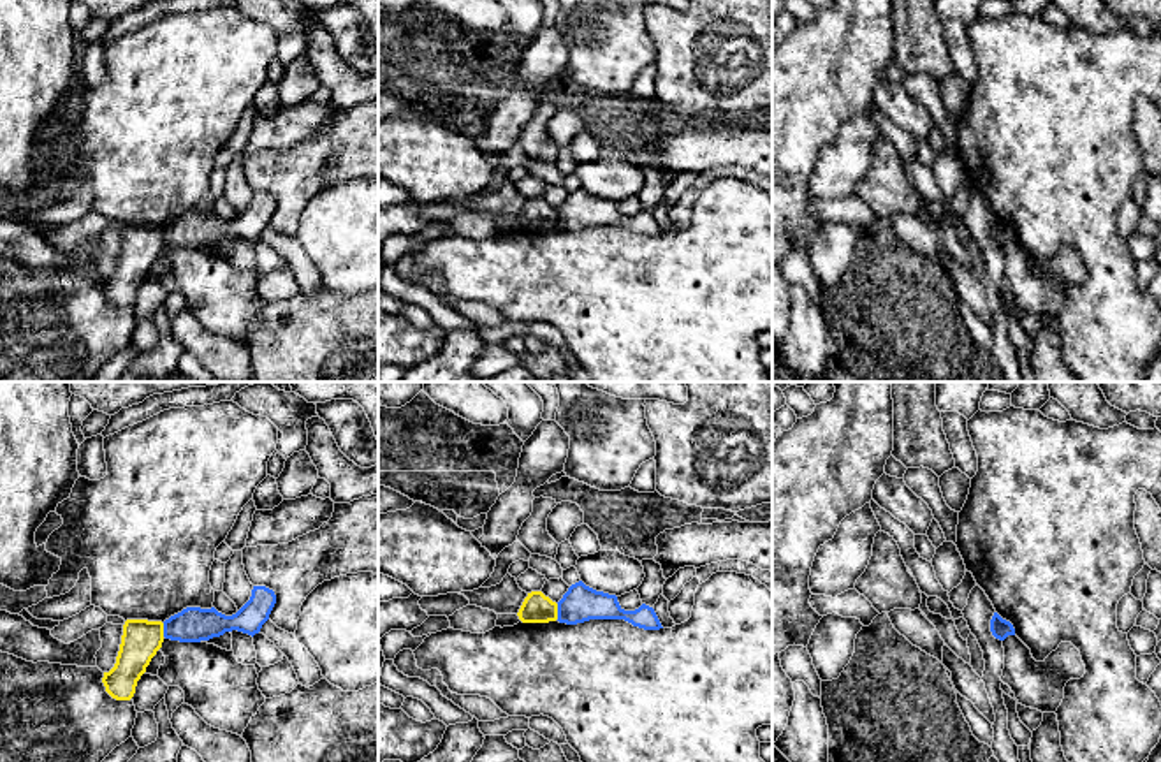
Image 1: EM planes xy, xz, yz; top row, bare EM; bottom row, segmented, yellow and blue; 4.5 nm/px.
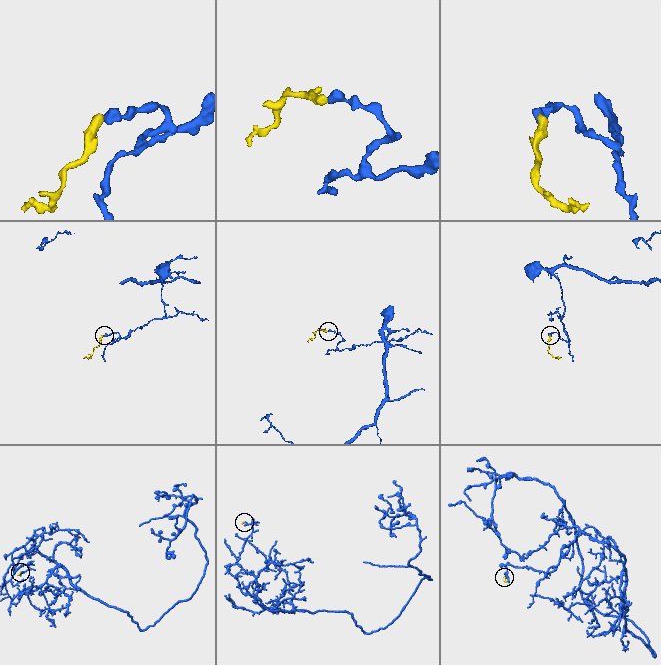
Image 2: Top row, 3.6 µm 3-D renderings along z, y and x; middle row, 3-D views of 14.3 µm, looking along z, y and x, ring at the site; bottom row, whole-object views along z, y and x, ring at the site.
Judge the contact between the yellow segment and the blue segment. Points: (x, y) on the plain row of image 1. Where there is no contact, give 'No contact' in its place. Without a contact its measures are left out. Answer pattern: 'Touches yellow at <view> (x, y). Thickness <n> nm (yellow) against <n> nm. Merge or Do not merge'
Touches yellow at xz (556, 217). Thickness 140 nm (yellow) against 170 nm. Do not merge

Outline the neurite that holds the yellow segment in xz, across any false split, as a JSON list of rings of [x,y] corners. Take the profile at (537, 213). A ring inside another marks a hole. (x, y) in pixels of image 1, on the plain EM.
[[[531,197],[524,204],[519,218],[522,229],[549,229],[558,225],[558,209],[542,197]]]

